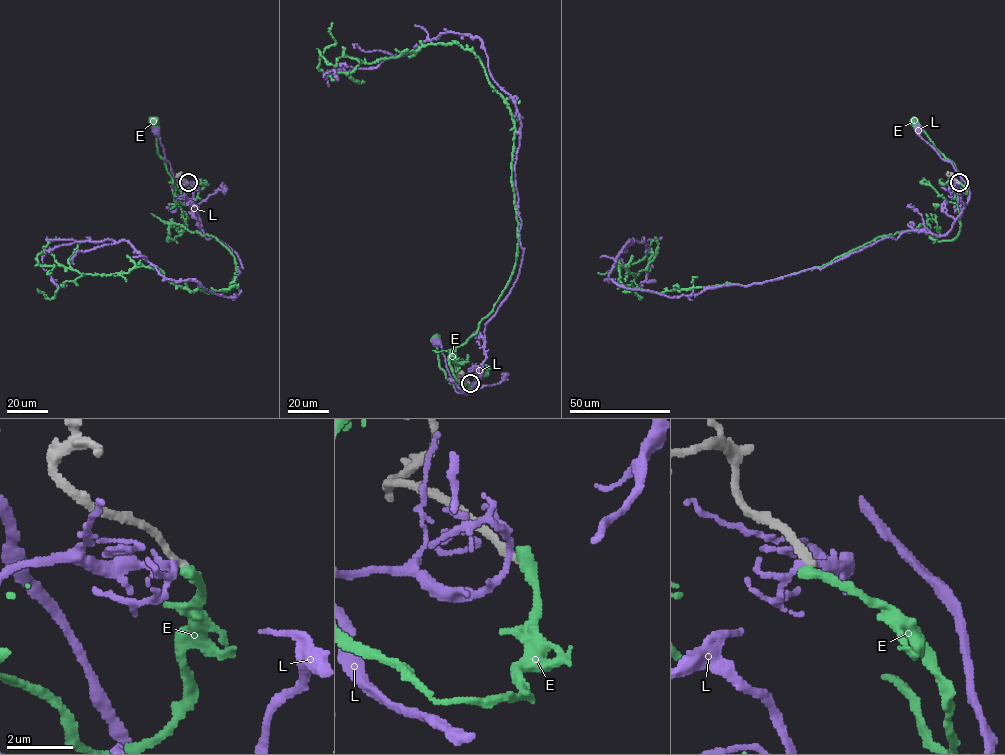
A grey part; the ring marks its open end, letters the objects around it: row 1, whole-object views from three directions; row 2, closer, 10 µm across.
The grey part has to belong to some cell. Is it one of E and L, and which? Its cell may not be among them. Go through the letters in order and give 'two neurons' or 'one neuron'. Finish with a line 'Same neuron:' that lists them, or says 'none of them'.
E: two neurons
L: two neurons
Same neuron: none of them

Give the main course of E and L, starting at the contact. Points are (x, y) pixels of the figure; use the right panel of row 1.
E: (958, 183), (967, 194), (954, 164), (913, 121)
L: (958, 182), (968, 194), (968, 200), (968, 186), (953, 164), (942, 158), (916, 129)

